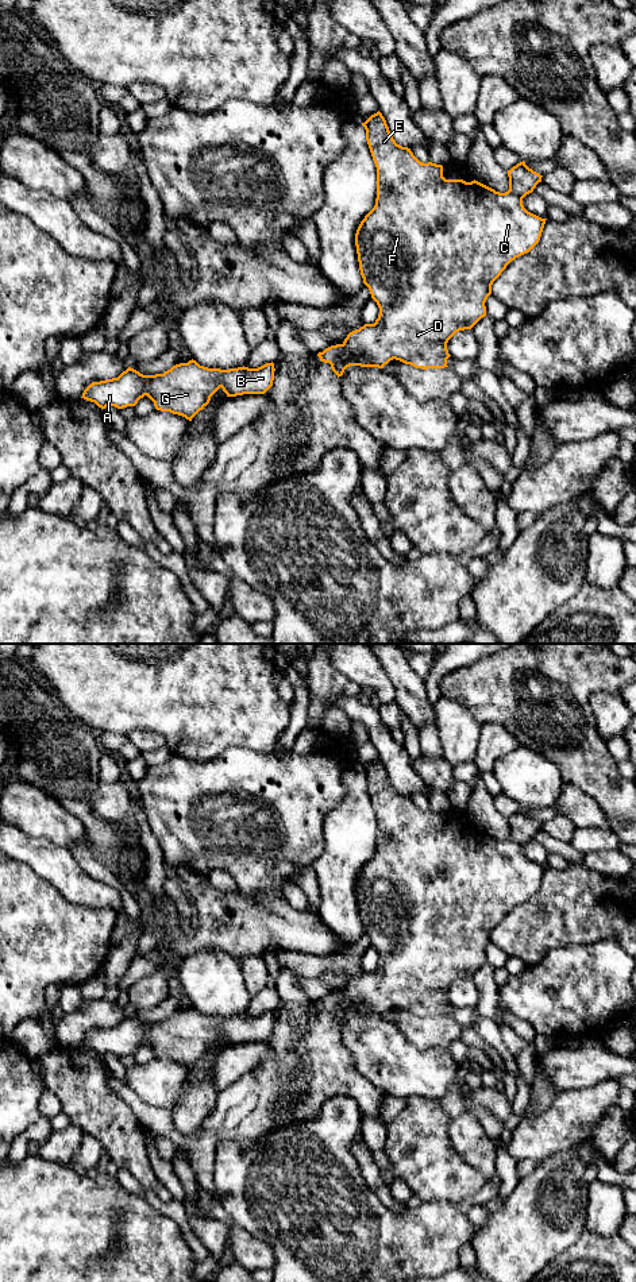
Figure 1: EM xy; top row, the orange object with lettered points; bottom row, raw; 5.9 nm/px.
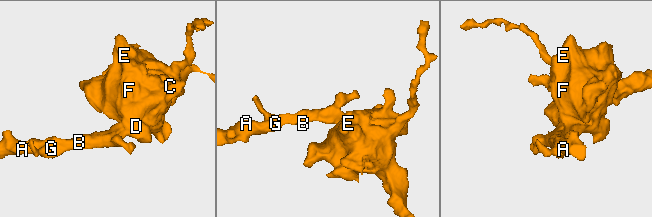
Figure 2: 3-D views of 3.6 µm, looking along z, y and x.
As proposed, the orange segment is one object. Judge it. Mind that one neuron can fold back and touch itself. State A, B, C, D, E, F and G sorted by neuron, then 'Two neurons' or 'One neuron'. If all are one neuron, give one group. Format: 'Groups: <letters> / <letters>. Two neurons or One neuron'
Groups: A B C D E F G. One neuron

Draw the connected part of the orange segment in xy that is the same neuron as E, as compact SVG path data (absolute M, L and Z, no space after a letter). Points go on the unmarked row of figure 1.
M379 758L362 773L377 815L377 846L356 877L355 893L363 931L377 950L379 962L374 972L350 980L342 992L328 995L317 1004L331 1012L338 1026L350 1013L383 1016L393 1007L423 1018L448 1015L448 988L459 978L471 977L486 964L485 950L492 942L493 930L512 908L529 900L540 888L547 866L528 860L523 846L533 839L543 823L523 808L508 818L509 838L505 841L475 827L446 827L442 812L423 811L410 796L396 791Z

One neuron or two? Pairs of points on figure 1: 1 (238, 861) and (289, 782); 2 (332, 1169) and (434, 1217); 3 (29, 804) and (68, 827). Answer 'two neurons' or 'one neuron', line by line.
1: one neuron
2: one neuron
3: one neuron

